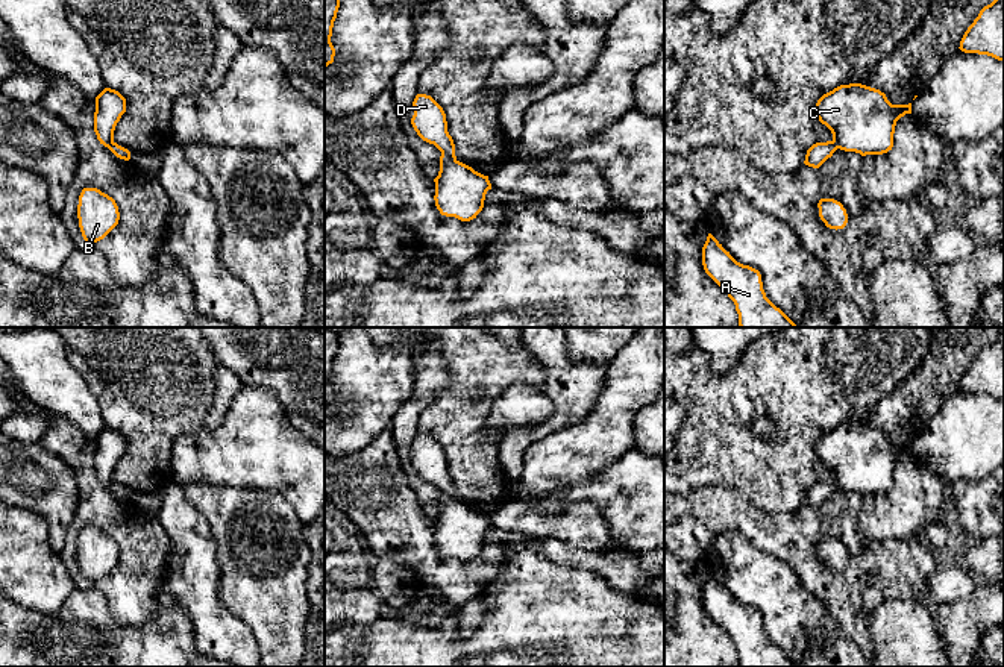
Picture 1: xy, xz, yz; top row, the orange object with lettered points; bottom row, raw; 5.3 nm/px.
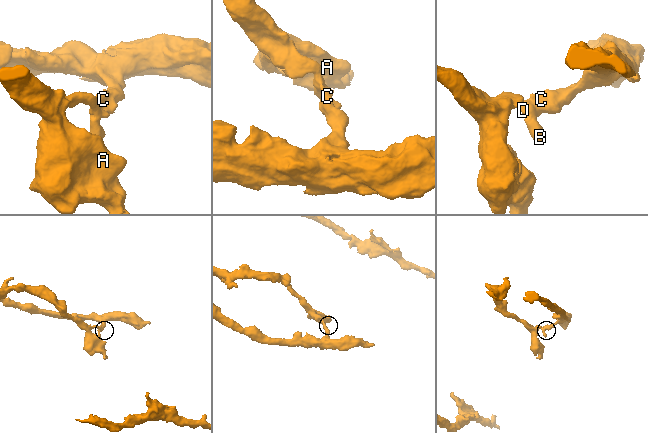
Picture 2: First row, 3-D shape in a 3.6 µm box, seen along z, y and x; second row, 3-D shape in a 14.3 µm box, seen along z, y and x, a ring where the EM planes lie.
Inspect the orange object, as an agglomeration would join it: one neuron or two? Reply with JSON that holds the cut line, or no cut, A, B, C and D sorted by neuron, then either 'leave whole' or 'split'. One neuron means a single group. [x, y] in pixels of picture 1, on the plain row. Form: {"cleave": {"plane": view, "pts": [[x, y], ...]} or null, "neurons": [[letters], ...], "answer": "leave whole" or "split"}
{"cleave": {"plane": "xz", "pts": [[442, 491], [455, 499]]}, "neurons": [["A", "B", "D"], ["C"]], "answer": "split"}

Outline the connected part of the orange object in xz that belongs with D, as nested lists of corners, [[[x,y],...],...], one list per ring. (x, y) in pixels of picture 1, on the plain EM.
[[[417,434],[414,441],[414,455],[411,464],[417,474],[434,484],[441,493],[446,493],[457,499],[455,484],[447,471],[447,461],[443,447],[426,434]]]

